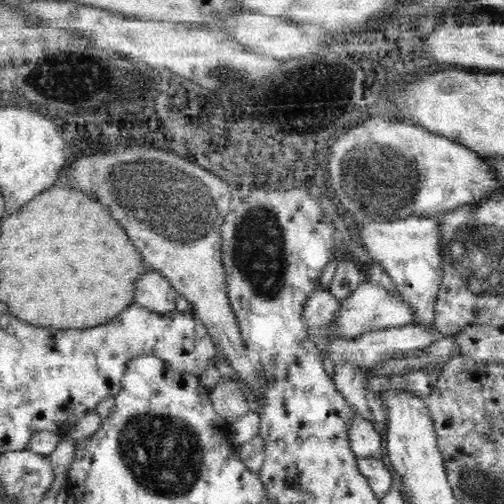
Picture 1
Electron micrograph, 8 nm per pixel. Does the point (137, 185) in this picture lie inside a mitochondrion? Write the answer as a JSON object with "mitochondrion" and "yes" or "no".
{"mitochondrion":"yes"}

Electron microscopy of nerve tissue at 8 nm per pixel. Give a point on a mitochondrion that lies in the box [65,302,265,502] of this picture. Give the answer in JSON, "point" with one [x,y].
{"point":[163,455]}

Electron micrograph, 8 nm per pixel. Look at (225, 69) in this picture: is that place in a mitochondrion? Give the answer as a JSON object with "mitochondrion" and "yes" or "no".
{"mitochondrion":"yes"}

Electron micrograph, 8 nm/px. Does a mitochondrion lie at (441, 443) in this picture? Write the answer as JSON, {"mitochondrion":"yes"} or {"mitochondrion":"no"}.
{"mitochondrion":"no"}

